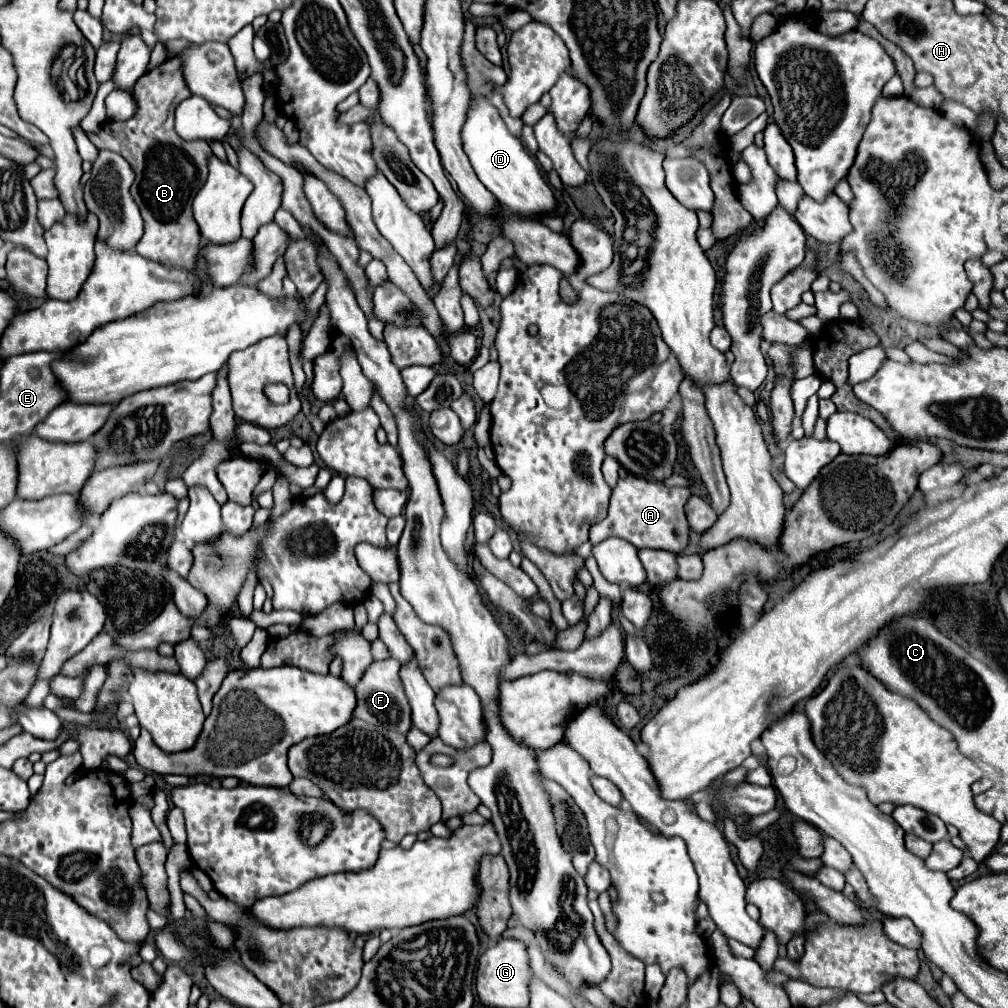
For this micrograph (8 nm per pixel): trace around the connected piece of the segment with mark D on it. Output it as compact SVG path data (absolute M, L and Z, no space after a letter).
M472 97L470 99L470 107L468 107L468 113L466 113L466 123L462 125L460 135L462 135L462 149L468 155L468 159L470 159L472 167L474 167L478 179L514 215L518 215L518 217L540 217L544 213L554 211L554 207L556 207L554 193L548 187L548 183L544 181L544 177L540 175L540 169L538 169L536 159L524 149L524 145L514 135L510 135L510 131L506 129L504 121L502 121L502 117L498 113L498 109L486 97Z

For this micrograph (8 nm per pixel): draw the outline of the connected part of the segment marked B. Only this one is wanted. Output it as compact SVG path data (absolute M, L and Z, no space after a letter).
M166 59L136 83L132 97L138 109L128 121L106 121L100 131L86 133L98 149L120 153L136 173L130 195L144 219L144 235L140 237L140 247L136 245L136 251L152 261L184 269L194 269L194 257L200 247L200 231L192 215L192 199L208 177L210 155L206 141L184 141L172 131L176 103L190 95L192 93L188 93L180 73L180 61Z

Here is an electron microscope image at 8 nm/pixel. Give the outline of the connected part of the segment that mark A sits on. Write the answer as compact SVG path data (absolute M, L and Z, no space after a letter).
M628 475L620 479L612 489L606 519L594 523L588 531L588 539L594 545L608 537L620 537L632 543L636 549L664 549L678 553L688 545L688 521L684 517L684 501L688 501L688 487L666 487L664 483L644 481L642 477Z

